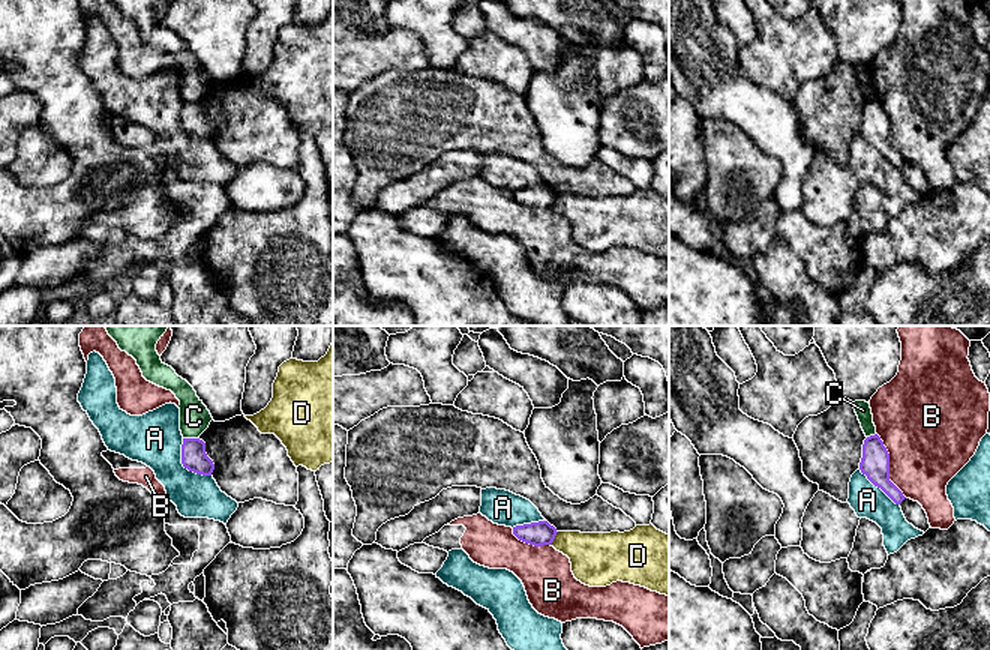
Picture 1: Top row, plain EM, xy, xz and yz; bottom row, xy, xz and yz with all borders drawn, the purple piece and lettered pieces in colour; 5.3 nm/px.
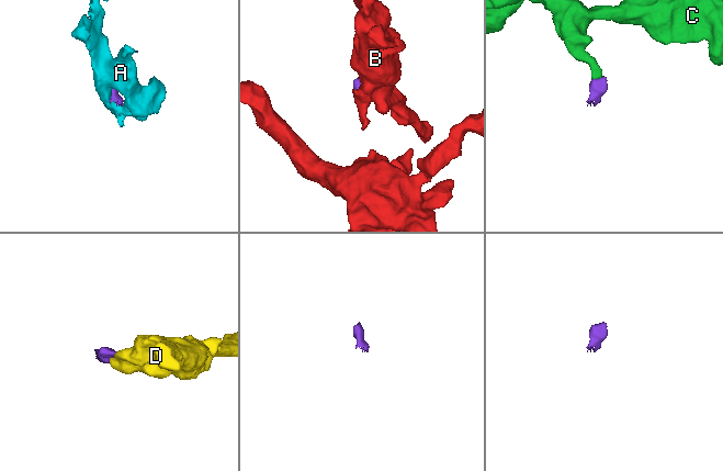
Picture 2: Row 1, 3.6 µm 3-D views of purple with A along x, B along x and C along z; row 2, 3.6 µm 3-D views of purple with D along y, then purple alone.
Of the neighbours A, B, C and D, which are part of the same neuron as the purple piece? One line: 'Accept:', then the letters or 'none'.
Accept: none

